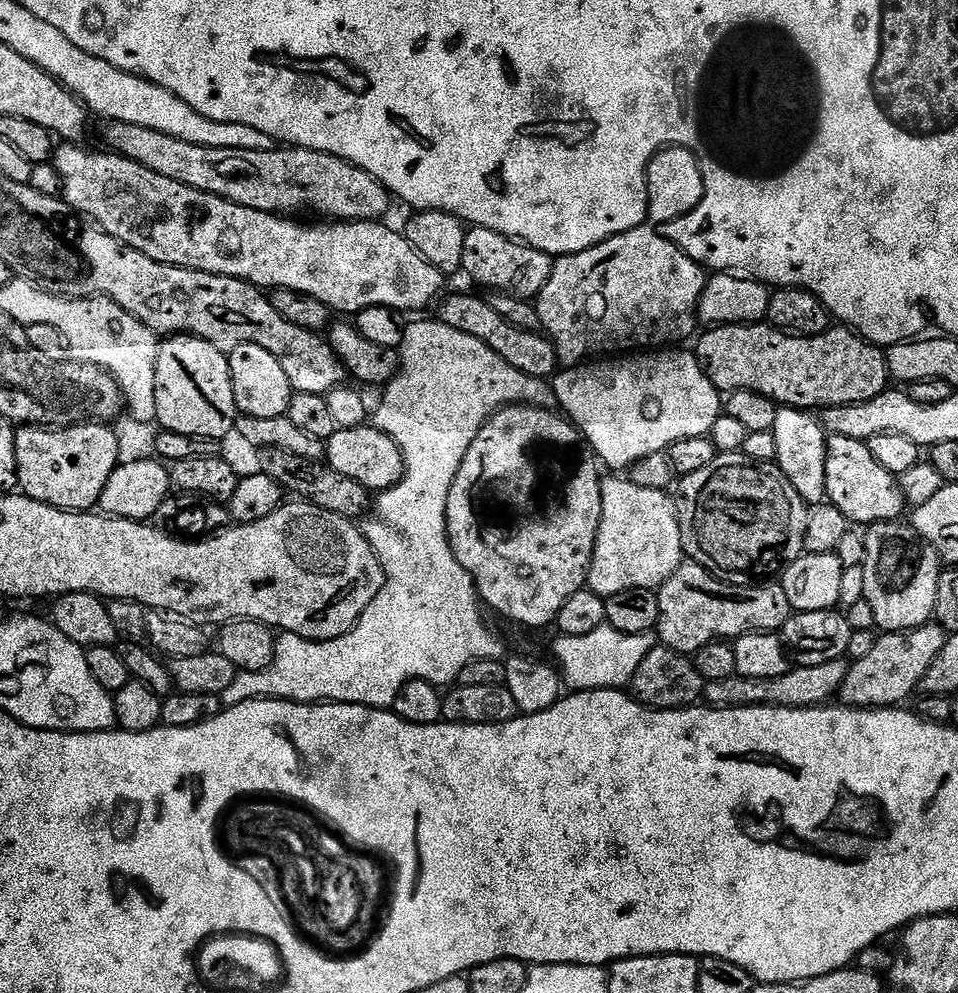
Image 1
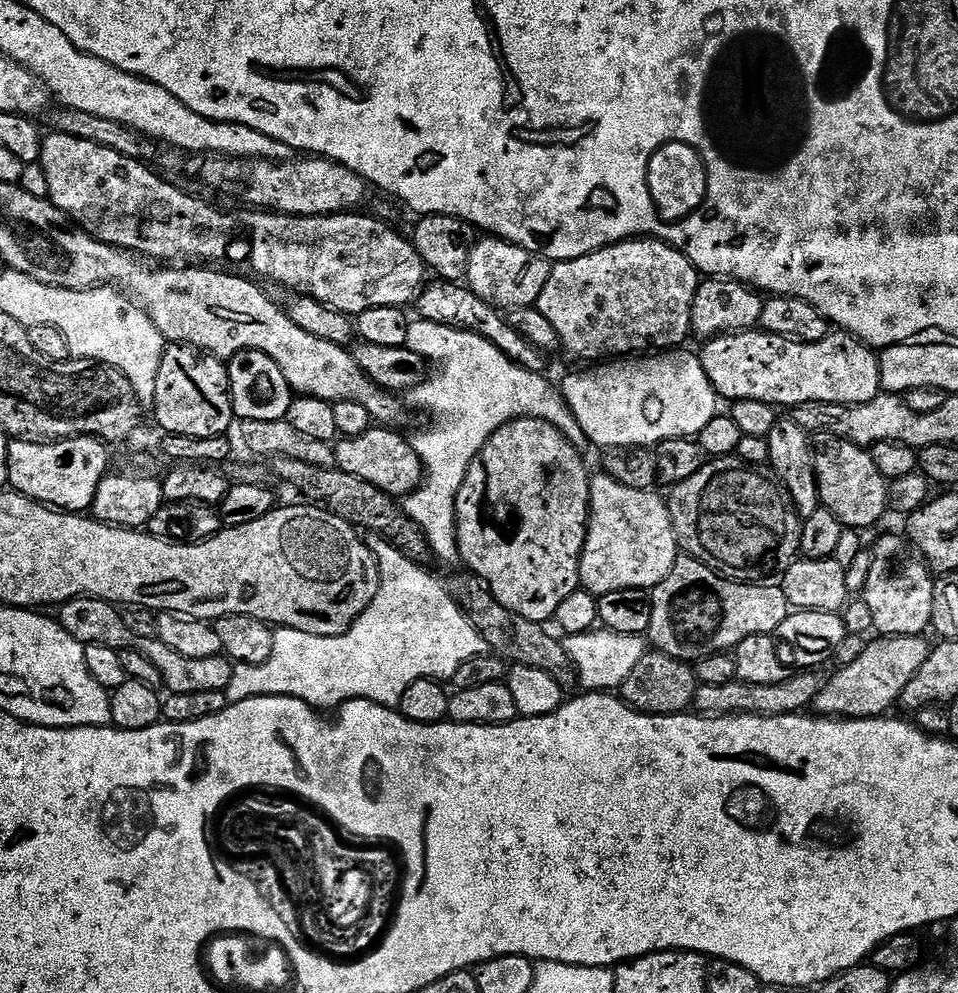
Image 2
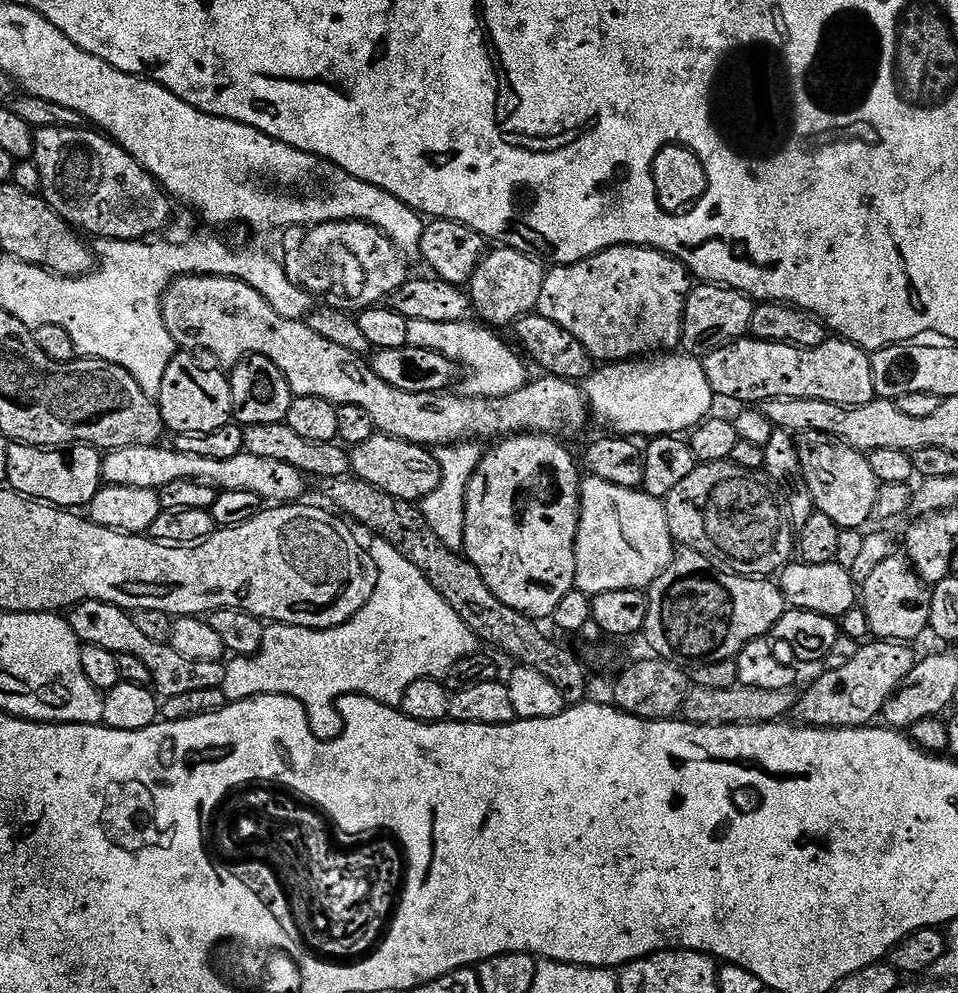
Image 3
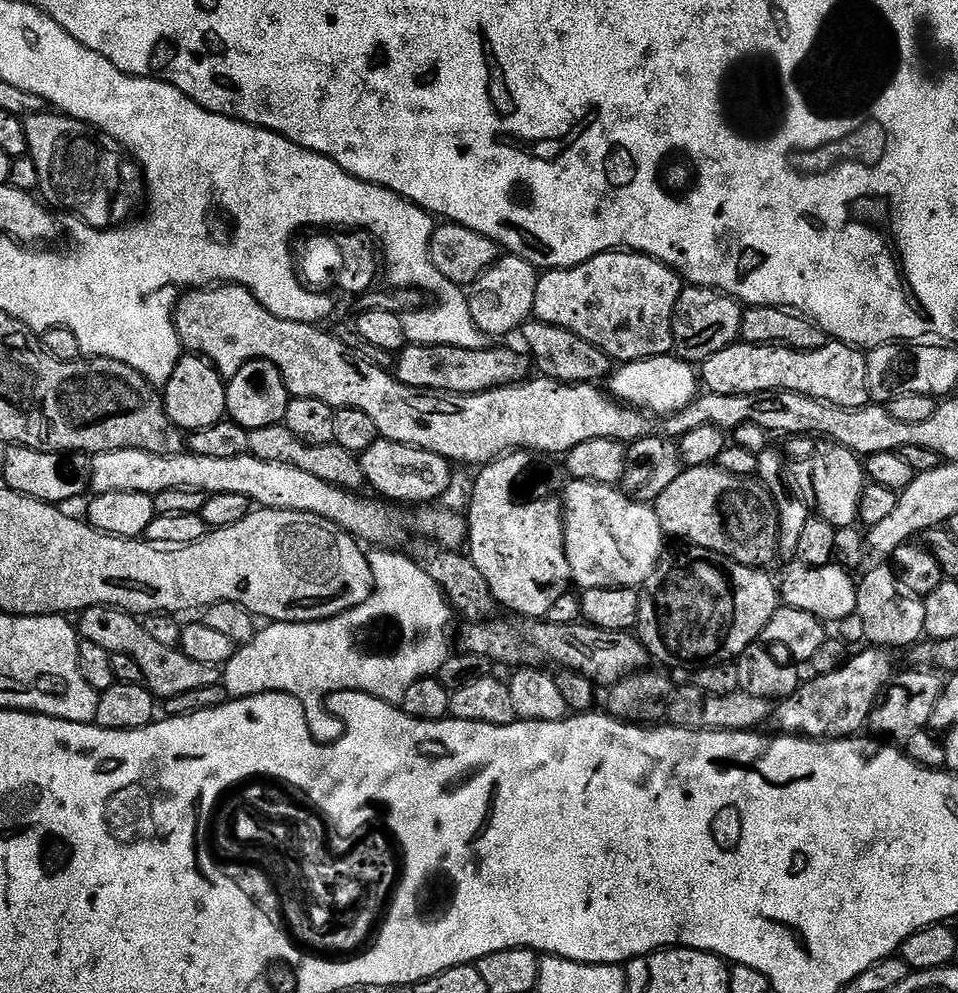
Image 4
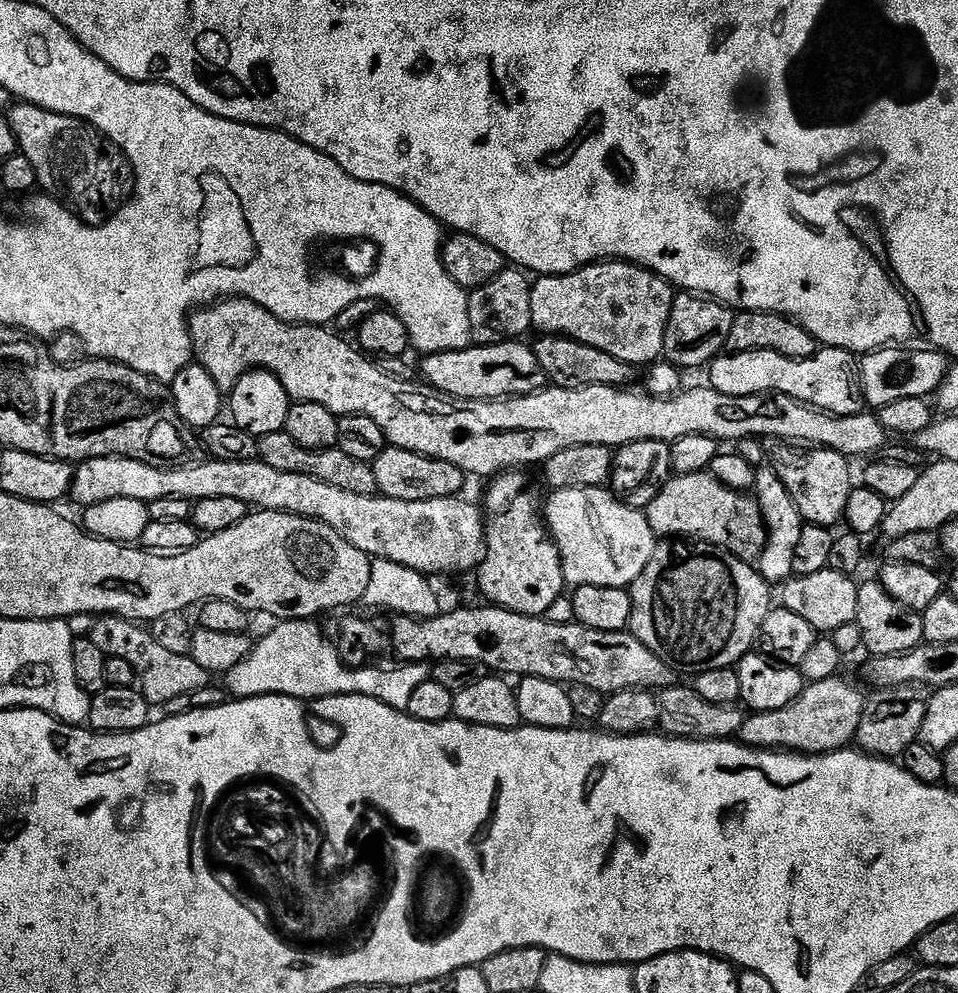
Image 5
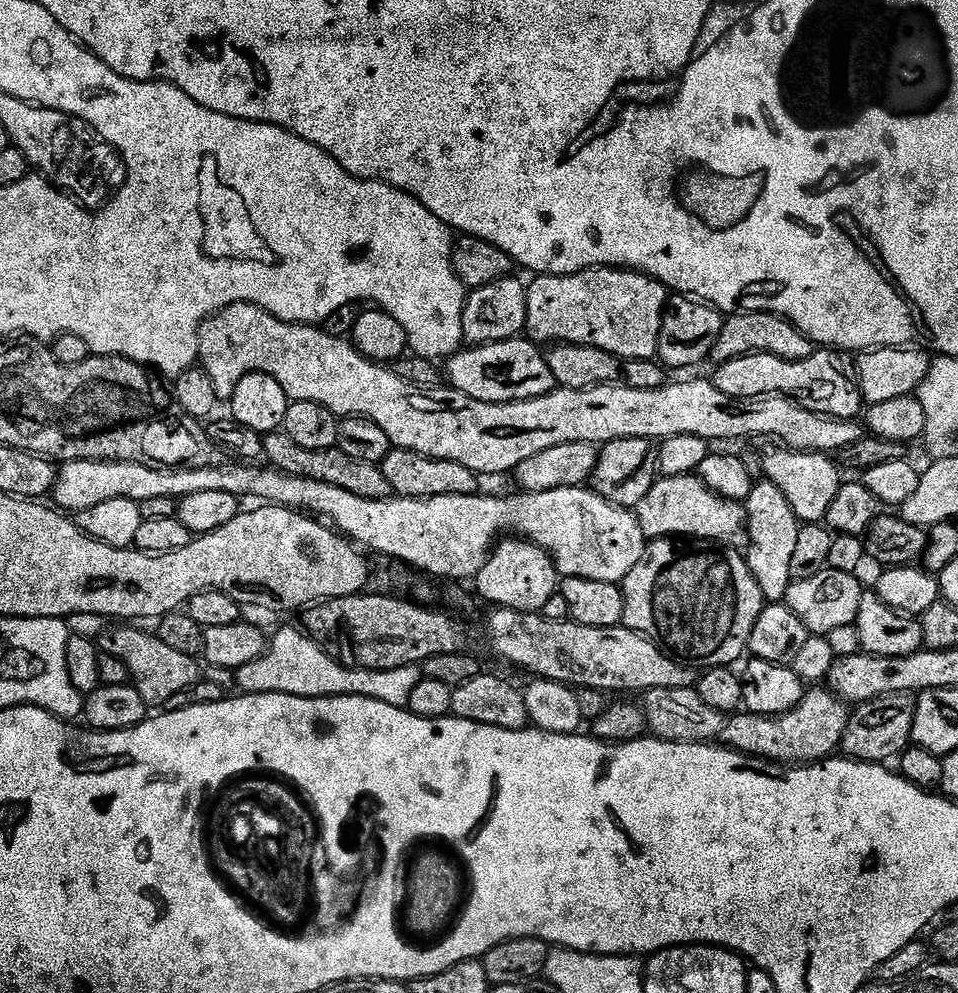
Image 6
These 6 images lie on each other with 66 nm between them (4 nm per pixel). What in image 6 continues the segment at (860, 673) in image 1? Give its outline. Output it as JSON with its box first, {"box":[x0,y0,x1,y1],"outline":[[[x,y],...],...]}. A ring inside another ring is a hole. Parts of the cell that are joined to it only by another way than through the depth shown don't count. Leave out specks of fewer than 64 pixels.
{"box":[719,686,849,766],"outline":[[[816,686],[805,691],[802,702],[781,716],[732,714],[725,719],[719,743],[744,756],[754,756],[781,766],[811,766],[823,762],[840,748],[846,734],[849,705],[839,700],[827,687]]]}

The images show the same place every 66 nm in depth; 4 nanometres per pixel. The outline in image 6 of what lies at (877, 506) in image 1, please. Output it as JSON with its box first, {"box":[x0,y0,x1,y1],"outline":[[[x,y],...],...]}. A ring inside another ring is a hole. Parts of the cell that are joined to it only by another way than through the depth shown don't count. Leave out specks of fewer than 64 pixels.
{"box":[758,442,842,524],"outline":[[[776,442],[761,444],[764,445],[759,445],[758,451],[764,476],[786,494],[786,502],[790,502],[797,520],[804,524],[820,524],[827,517],[836,495],[842,491],[837,461],[823,452],[794,452]]]}

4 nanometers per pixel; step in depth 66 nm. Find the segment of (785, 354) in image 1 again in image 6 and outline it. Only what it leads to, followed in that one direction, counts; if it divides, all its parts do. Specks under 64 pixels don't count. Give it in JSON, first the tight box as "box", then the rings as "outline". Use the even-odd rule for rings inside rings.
{"box":[714,350,866,421],"outline":[[[766,350],[725,361],[714,375],[714,383],[718,390],[722,390],[722,394],[730,394],[730,398],[735,400],[743,396],[787,396],[800,407],[817,412],[819,416],[851,421],[857,419],[859,412],[861,415],[866,404],[864,395],[860,393],[860,382],[853,361],[839,350],[816,350],[810,358],[798,362],[772,356]]]}

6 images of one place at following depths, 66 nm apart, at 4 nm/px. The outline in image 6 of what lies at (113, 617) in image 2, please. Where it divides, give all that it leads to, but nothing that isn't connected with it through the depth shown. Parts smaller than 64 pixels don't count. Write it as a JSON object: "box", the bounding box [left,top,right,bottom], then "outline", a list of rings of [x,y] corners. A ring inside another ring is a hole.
{"box":[98,626,202,709],"outline":[[[116,626],[120,628],[105,627],[98,637],[98,647],[101,652],[118,658],[128,671],[128,679],[133,688],[142,694],[142,702],[148,704],[149,709],[159,709],[174,694],[182,694],[187,688],[201,683],[202,664],[197,657],[187,656],[166,646],[151,631],[143,632],[140,626]]]}

